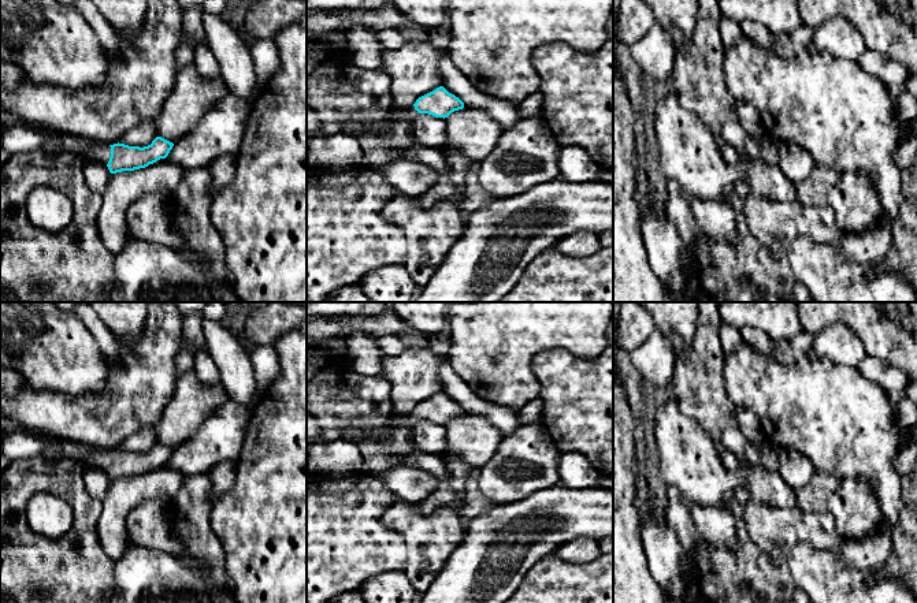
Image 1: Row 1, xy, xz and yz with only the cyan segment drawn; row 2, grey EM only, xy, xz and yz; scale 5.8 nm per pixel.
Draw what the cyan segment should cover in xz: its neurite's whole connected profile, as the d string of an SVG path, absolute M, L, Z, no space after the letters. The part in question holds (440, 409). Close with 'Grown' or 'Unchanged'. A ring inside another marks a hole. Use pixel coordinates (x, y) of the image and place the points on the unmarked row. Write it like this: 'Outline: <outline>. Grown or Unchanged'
Outline: M443 392L437 394L435 397L419 403L416 409L405 416L389 418L389 423L393 425L404 425L413 428L419 420L428 420L435 424L448 424L452 418L463 416L464 409L449 399Z. Grown

